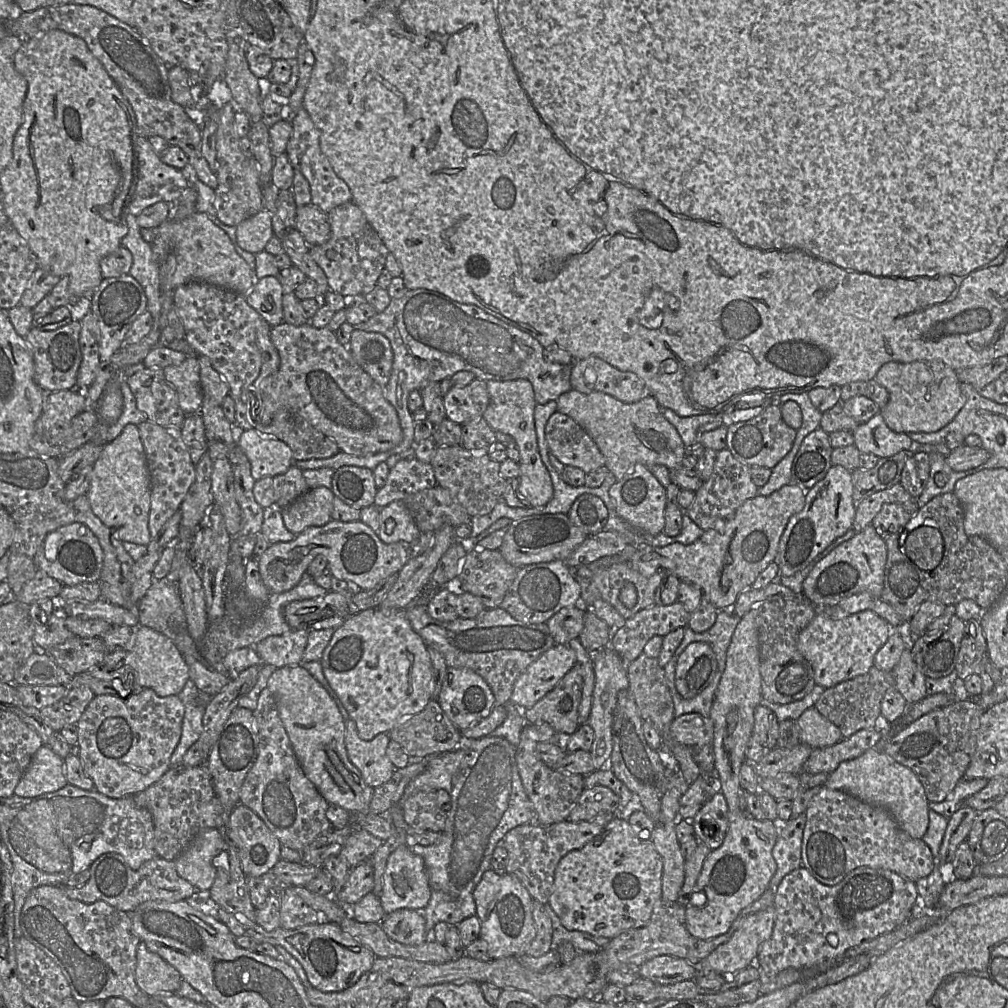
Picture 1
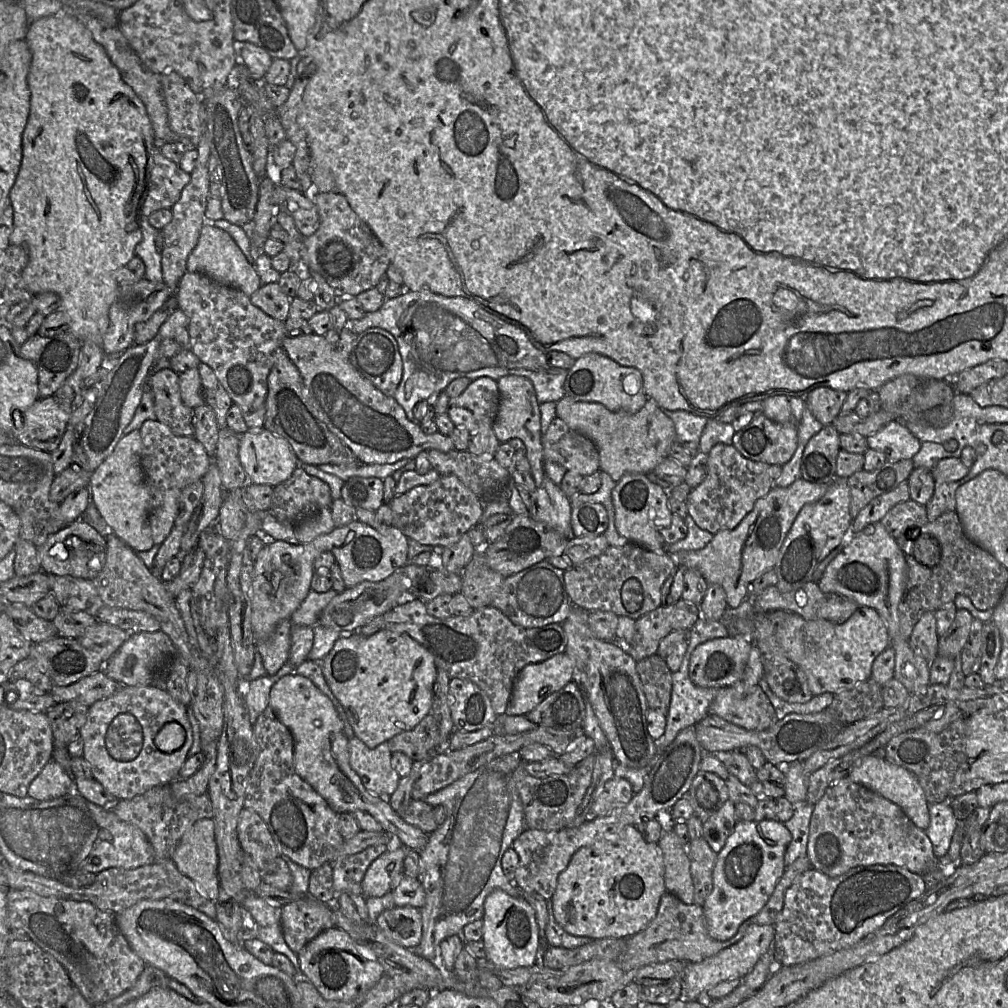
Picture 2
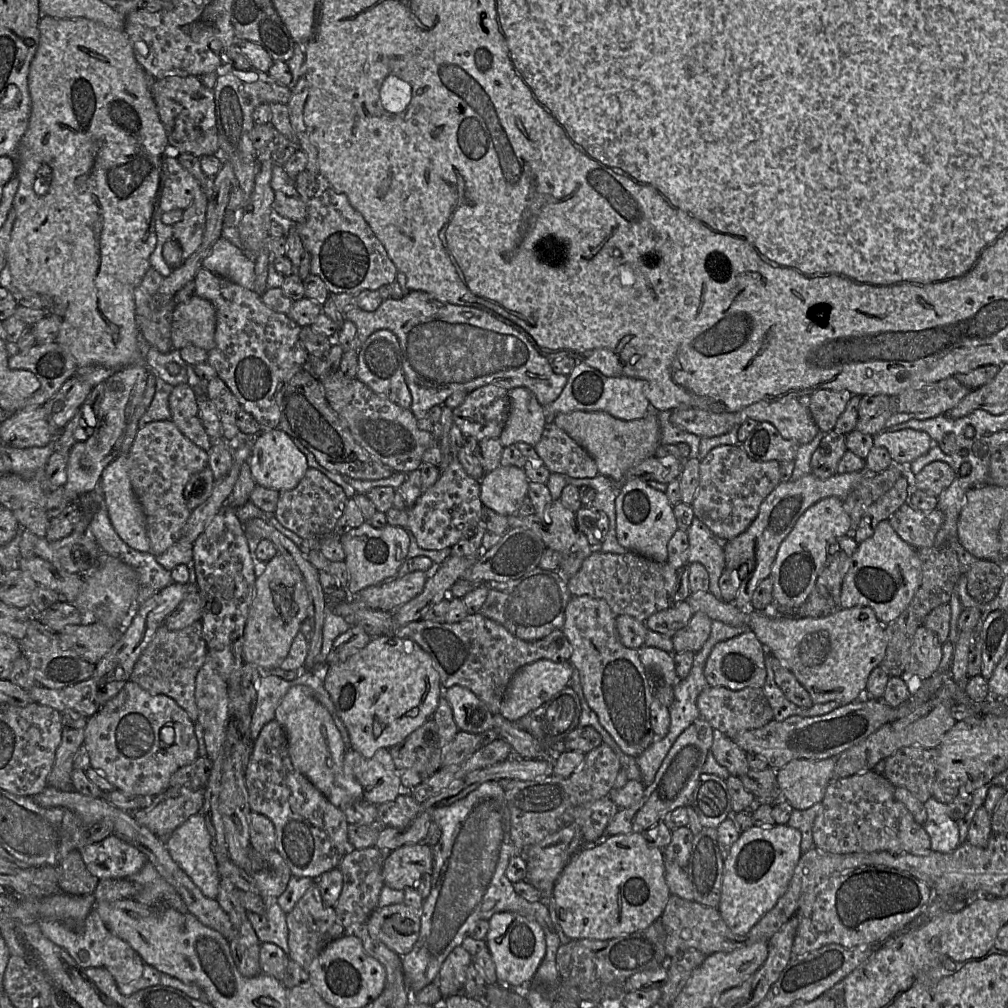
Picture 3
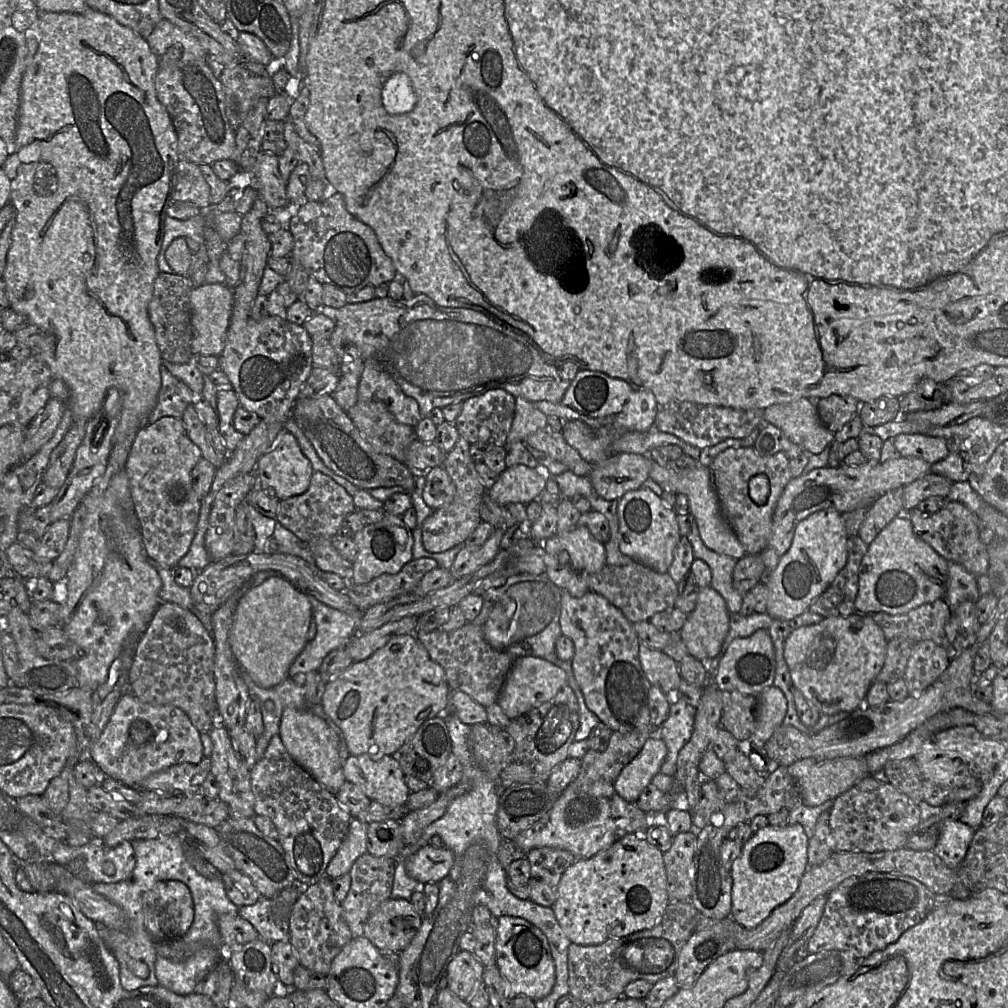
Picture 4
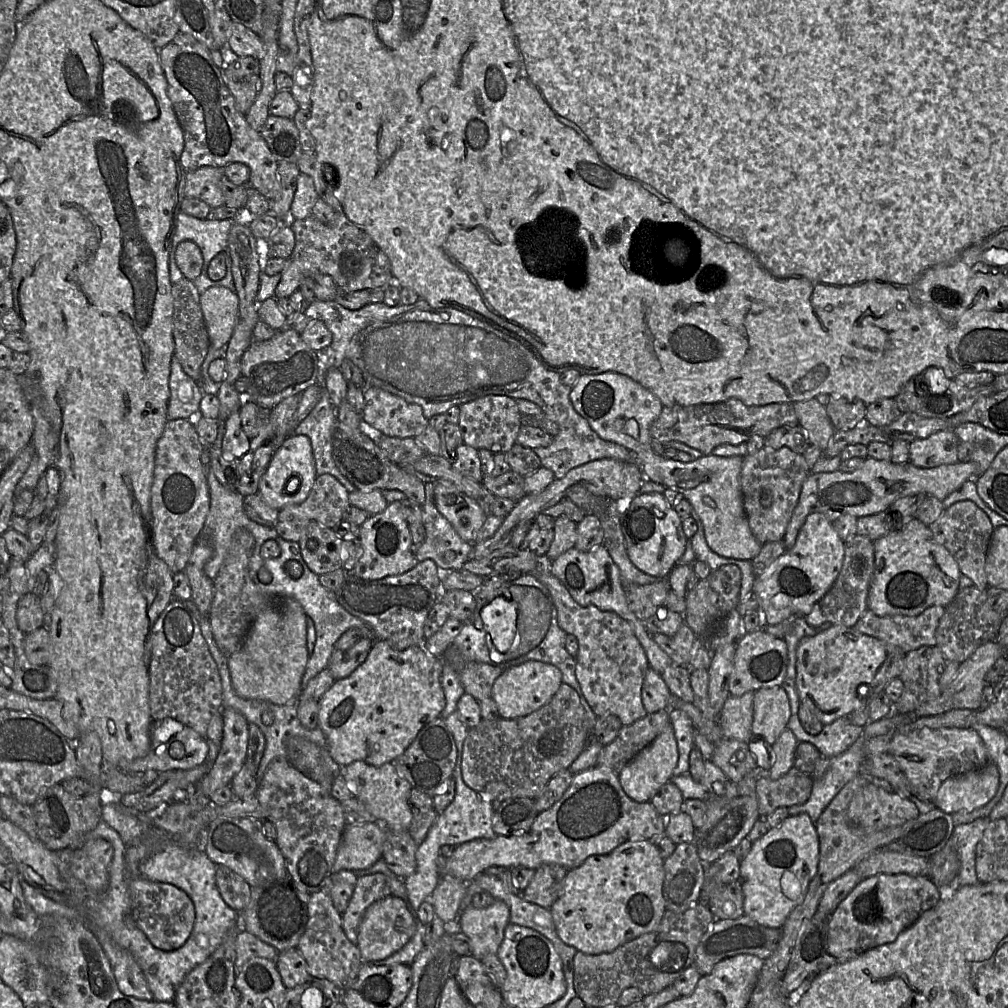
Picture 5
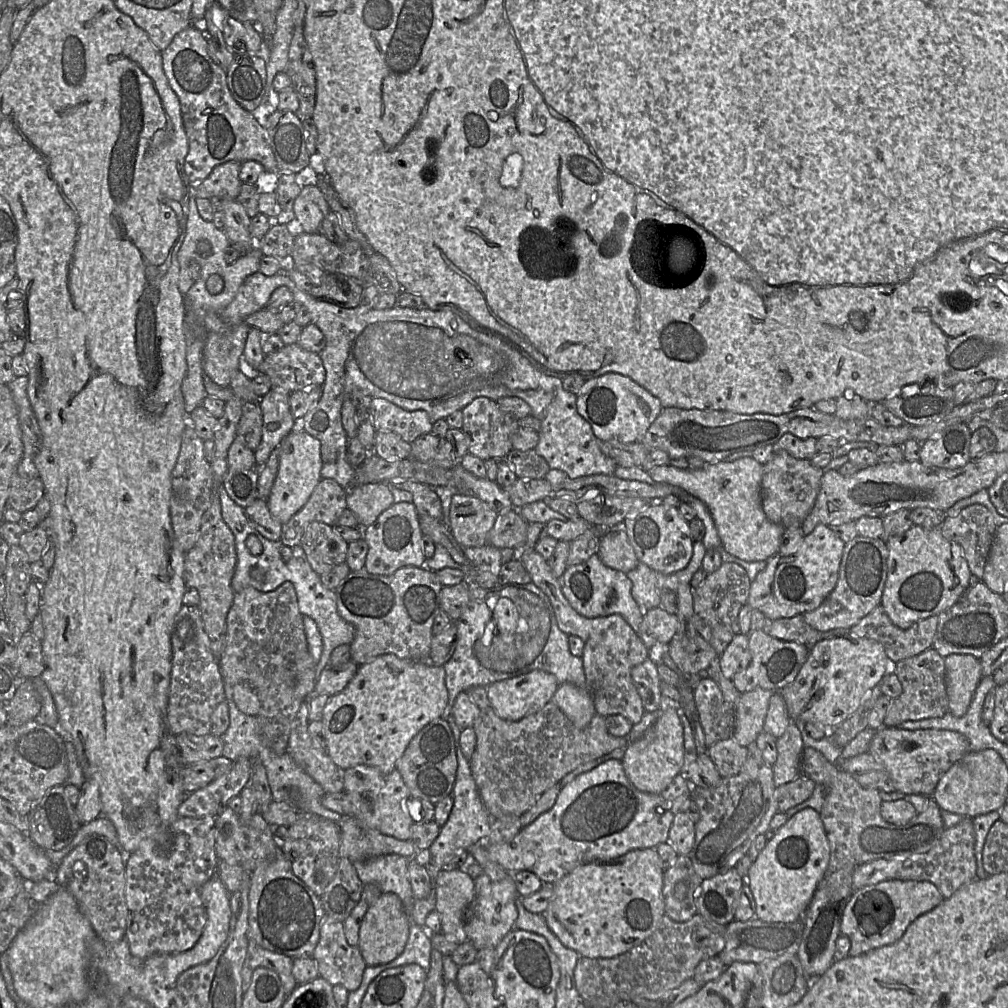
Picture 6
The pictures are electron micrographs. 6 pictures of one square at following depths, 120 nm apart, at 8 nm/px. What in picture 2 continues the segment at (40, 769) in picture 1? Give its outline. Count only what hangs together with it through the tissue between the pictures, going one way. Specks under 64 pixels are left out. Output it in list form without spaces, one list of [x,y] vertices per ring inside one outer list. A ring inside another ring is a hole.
[[[51,759],[29,785],[28,796],[38,800],[48,800],[74,790],[73,777],[67,774],[54,759]]]

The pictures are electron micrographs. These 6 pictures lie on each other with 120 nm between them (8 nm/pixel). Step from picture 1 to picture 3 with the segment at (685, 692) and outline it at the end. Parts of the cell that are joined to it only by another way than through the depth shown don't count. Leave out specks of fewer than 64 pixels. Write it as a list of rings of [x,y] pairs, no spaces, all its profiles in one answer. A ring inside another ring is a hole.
[[[752,631],[717,643],[705,664],[704,675],[710,686],[723,686],[731,690],[762,687],[766,680],[765,646]]]

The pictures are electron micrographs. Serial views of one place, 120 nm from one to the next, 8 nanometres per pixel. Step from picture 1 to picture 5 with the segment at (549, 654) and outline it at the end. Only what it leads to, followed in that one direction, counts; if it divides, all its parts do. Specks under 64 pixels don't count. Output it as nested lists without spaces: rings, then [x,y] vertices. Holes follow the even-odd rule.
[[[527,661],[504,669],[493,685],[491,698],[495,700],[502,718],[520,718],[548,703],[562,683],[562,673],[556,666],[540,661]]]

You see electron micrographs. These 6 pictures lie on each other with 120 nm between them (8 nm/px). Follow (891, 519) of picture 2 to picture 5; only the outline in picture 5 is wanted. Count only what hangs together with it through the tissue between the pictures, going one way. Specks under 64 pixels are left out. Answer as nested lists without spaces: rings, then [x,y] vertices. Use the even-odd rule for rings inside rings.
[[[970,500],[958,501],[944,509],[928,528],[934,539],[954,557],[961,574],[970,578],[977,588],[987,589],[989,585],[985,573],[986,554],[994,530],[988,515]]]

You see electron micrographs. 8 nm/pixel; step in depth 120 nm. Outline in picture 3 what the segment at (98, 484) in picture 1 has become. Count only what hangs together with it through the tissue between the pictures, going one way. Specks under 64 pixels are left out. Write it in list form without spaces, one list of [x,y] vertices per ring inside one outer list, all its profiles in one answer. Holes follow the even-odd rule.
[[[118,454],[103,470],[99,487],[104,497],[109,519],[121,539],[135,550],[150,552],[144,511],[132,489],[129,478],[129,454]]]

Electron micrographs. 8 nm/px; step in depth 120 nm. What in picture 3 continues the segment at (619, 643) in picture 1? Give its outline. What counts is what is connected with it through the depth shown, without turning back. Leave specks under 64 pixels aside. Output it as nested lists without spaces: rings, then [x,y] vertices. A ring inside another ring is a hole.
[[[683,601],[651,615],[644,623],[649,630],[672,638],[689,623],[693,615],[687,601]]]

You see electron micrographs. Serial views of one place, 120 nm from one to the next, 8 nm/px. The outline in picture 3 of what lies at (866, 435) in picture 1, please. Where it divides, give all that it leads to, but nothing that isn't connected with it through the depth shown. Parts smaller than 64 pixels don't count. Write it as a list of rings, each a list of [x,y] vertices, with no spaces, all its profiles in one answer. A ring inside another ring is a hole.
[[[912,428],[897,431],[882,431],[873,435],[874,446],[888,450],[893,464],[907,466],[916,458],[929,451],[932,438],[928,433]]]

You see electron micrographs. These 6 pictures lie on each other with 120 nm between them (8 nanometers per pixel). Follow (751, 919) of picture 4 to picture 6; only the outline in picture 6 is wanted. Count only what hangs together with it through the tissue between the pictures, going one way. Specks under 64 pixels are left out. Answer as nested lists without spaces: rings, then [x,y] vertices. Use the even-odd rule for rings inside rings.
[[[805,808],[790,817],[768,839],[757,859],[752,862],[745,878],[745,883],[749,885],[755,900],[755,918],[764,922],[802,921],[819,882],[824,878],[829,859],[830,847],[820,813],[812,808]]]

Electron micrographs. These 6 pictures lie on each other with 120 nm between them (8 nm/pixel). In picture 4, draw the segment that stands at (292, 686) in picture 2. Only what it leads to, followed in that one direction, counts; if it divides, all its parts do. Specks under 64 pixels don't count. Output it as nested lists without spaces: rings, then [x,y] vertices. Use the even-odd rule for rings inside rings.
[[[286,707],[281,715],[279,736],[291,758],[319,784],[332,794],[337,794],[346,782],[337,733],[310,711]]]

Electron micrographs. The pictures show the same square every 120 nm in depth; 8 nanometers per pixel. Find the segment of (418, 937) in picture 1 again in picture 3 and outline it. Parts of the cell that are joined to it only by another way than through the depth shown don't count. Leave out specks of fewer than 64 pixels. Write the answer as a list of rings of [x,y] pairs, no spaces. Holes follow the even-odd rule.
[[[404,903],[378,907],[368,922],[370,936],[391,951],[405,956],[414,947],[420,933],[420,914]]]

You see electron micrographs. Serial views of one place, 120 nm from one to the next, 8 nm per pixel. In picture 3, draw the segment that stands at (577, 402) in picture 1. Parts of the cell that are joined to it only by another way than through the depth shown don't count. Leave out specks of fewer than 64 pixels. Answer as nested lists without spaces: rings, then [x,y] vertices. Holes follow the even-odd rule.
[[[650,410],[641,419],[626,421],[603,411],[574,411],[557,414],[554,423],[587,451],[595,461],[599,474],[619,483],[630,468],[655,455],[660,445],[657,413]]]

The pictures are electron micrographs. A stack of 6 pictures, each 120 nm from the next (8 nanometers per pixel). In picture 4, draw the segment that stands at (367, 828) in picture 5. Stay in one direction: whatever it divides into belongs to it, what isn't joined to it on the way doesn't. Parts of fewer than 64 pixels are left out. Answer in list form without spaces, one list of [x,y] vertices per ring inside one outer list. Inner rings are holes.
[[[352,818],[344,841],[328,864],[326,870],[327,877],[336,879],[344,874],[349,874],[354,862],[368,852],[368,824],[357,818]]]

